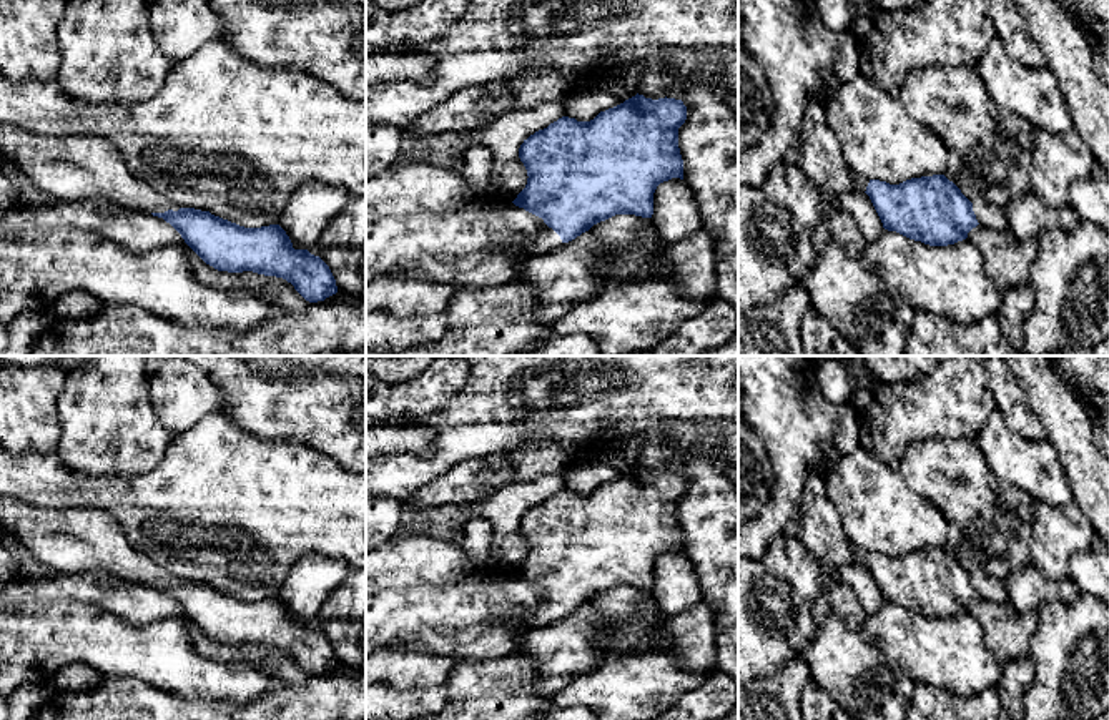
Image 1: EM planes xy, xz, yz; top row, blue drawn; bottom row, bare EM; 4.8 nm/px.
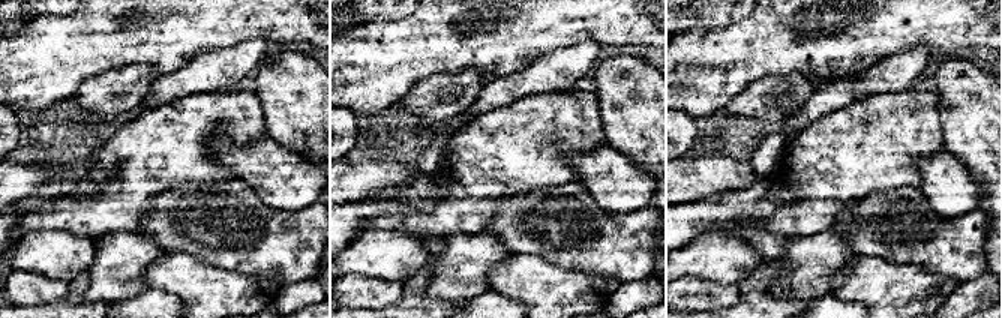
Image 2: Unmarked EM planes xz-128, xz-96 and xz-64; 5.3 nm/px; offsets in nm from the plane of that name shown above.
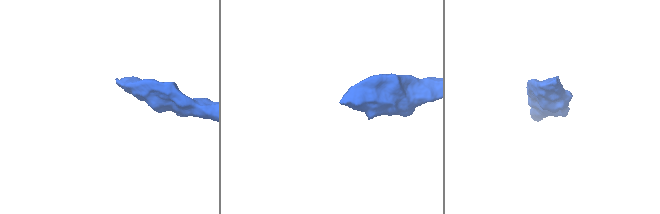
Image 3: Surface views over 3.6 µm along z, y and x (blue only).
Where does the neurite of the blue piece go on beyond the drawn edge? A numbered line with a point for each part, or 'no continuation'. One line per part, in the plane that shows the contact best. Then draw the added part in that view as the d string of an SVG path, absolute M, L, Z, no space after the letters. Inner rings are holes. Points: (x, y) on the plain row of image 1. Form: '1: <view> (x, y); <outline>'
1: xy (72, 541); M0 497L0 524L38 564L62 574L105 572L150 587L180 582L131 545L108 510L43 509Z

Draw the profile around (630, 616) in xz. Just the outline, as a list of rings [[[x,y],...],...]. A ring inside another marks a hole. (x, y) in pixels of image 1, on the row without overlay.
[[[615,587],[589,604],[605,622],[597,632],[600,647],[635,653],[648,647],[650,635],[662,627],[667,645],[660,652],[670,655],[678,667],[697,673],[717,668],[715,619],[703,604],[665,615],[652,590],[635,587]]]

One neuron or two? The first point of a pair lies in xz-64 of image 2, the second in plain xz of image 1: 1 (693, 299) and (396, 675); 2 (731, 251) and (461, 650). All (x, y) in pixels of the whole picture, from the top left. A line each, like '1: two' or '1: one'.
1: two
2: two

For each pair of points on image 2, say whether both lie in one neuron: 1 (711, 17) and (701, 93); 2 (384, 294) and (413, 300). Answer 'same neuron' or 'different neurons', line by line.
1: different neurons
2: different neurons

